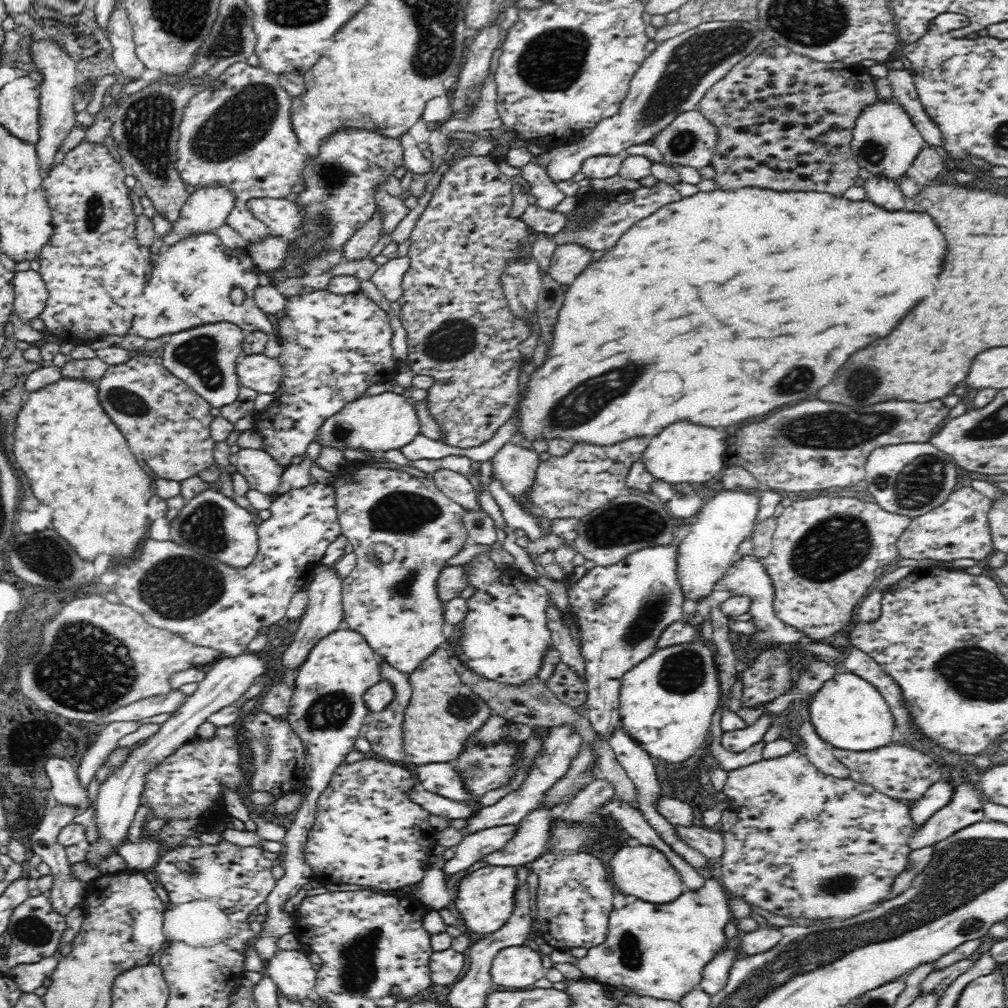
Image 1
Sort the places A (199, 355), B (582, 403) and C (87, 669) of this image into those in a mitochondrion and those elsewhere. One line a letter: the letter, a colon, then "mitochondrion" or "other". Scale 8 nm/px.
A: mitochondrion
B: mitochondrion
C: mitochondrion

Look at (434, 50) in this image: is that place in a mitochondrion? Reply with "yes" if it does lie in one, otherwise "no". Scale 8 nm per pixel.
yes

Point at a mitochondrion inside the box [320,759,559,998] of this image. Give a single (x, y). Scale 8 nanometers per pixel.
(358, 956)

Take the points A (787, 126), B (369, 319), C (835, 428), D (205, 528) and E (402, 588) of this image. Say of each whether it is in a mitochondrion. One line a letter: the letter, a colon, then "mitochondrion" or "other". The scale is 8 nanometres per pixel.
A: other
B: other
C: mitochondrion
D: mitochondrion
E: mitochondrion

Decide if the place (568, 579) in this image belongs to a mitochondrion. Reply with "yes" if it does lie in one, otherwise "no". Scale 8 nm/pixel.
no

